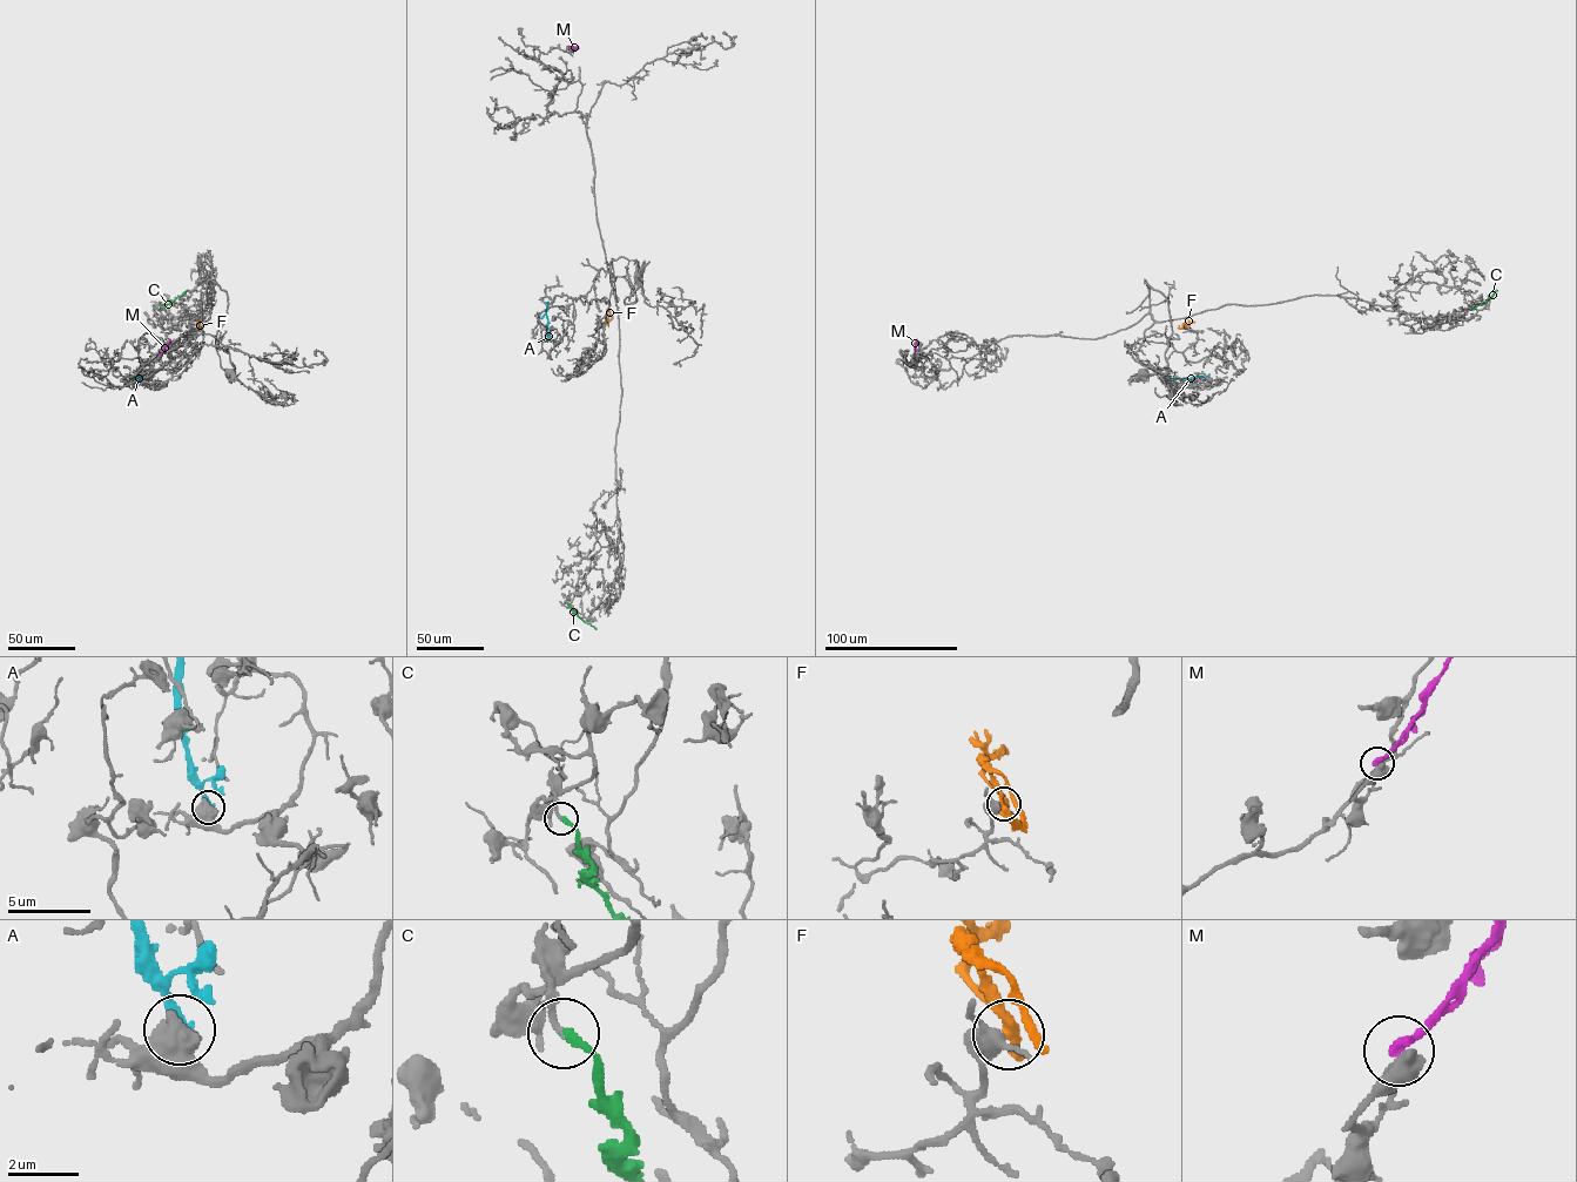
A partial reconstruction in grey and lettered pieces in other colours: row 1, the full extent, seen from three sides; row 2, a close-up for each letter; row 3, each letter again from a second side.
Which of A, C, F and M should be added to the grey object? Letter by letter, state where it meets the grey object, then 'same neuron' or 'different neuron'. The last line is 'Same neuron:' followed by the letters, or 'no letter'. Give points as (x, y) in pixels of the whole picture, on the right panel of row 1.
A: (1207, 375) | different neuron
C: (1470, 310) | same neuron
F: (1187, 326) | different neuron
M: (914, 355) | different neuron
Same neuron: C

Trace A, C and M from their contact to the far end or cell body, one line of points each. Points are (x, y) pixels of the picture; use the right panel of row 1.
A: (1207, 376), (1170, 379)
C: (1470, 310), (1497, 291)
M: (914, 355), (916, 339)

